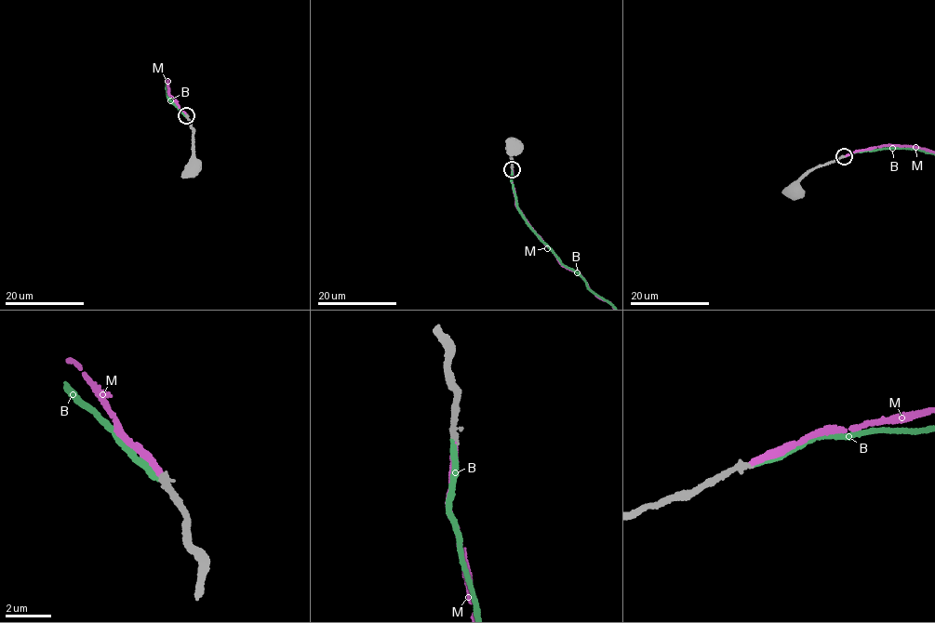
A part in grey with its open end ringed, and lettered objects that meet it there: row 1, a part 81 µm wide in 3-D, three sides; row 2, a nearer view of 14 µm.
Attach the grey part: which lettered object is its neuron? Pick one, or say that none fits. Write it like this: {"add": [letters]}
{"add": ["M"]}

